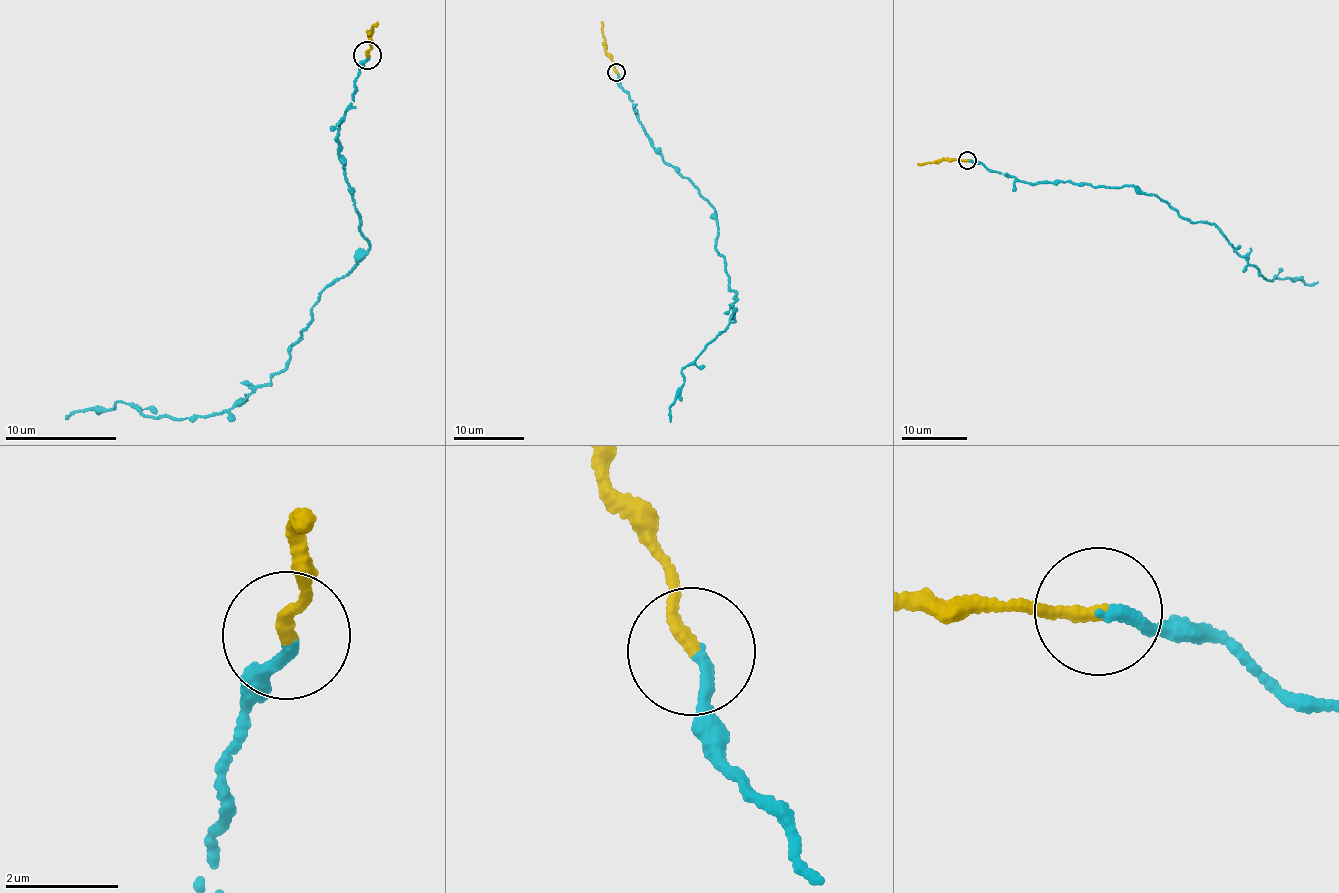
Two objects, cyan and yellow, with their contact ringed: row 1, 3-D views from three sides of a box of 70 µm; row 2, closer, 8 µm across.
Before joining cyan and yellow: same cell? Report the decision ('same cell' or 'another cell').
same cell

